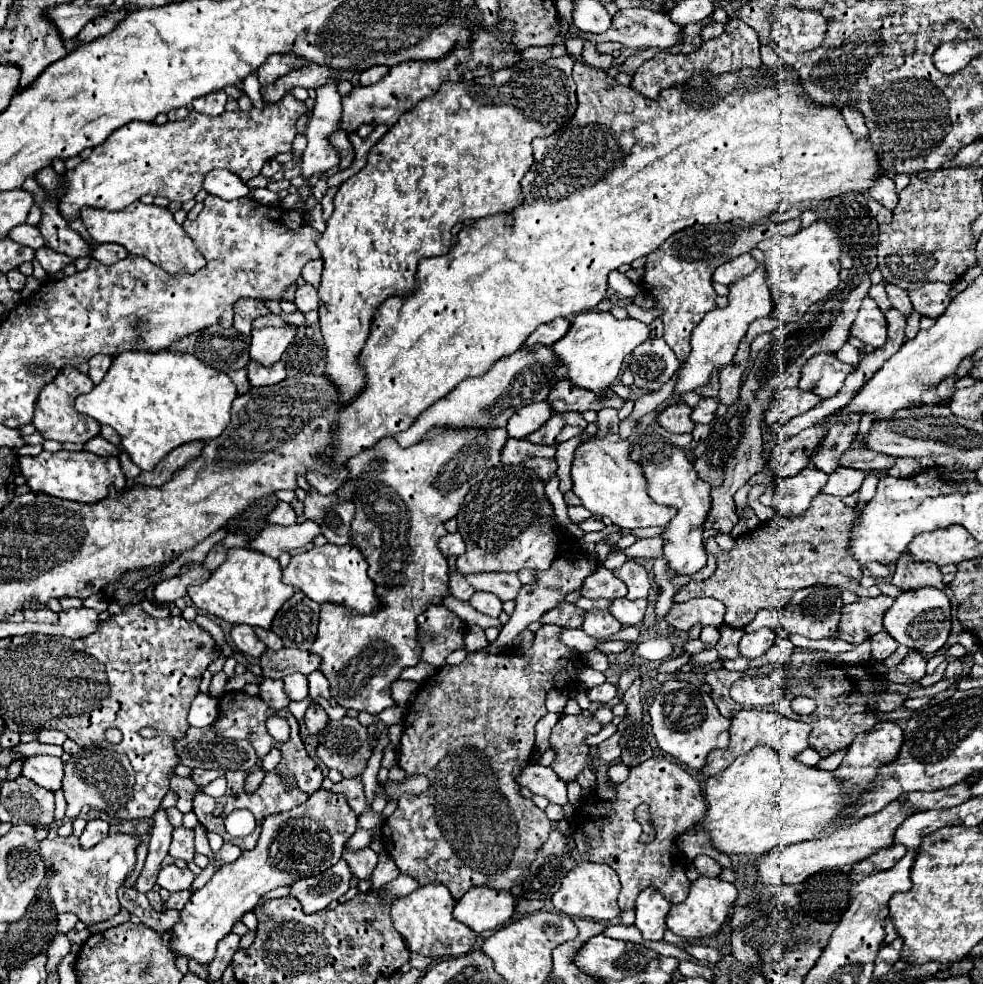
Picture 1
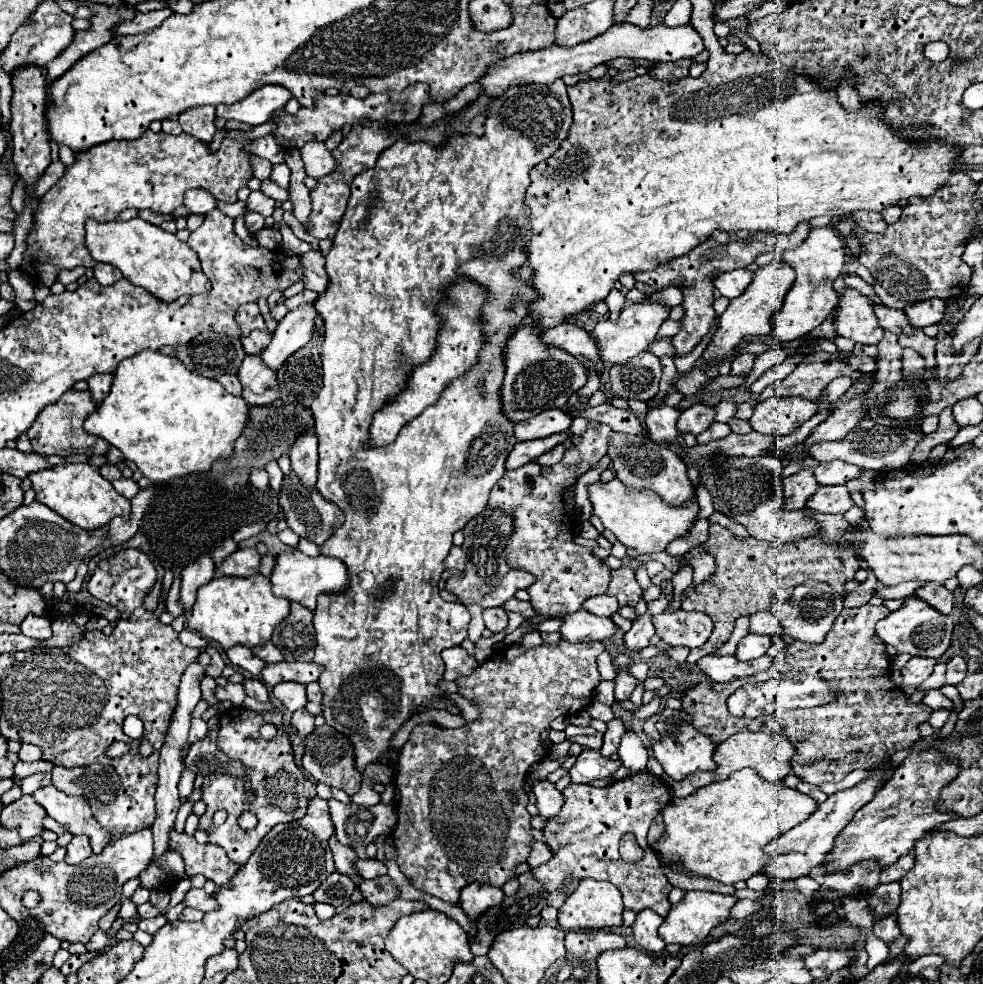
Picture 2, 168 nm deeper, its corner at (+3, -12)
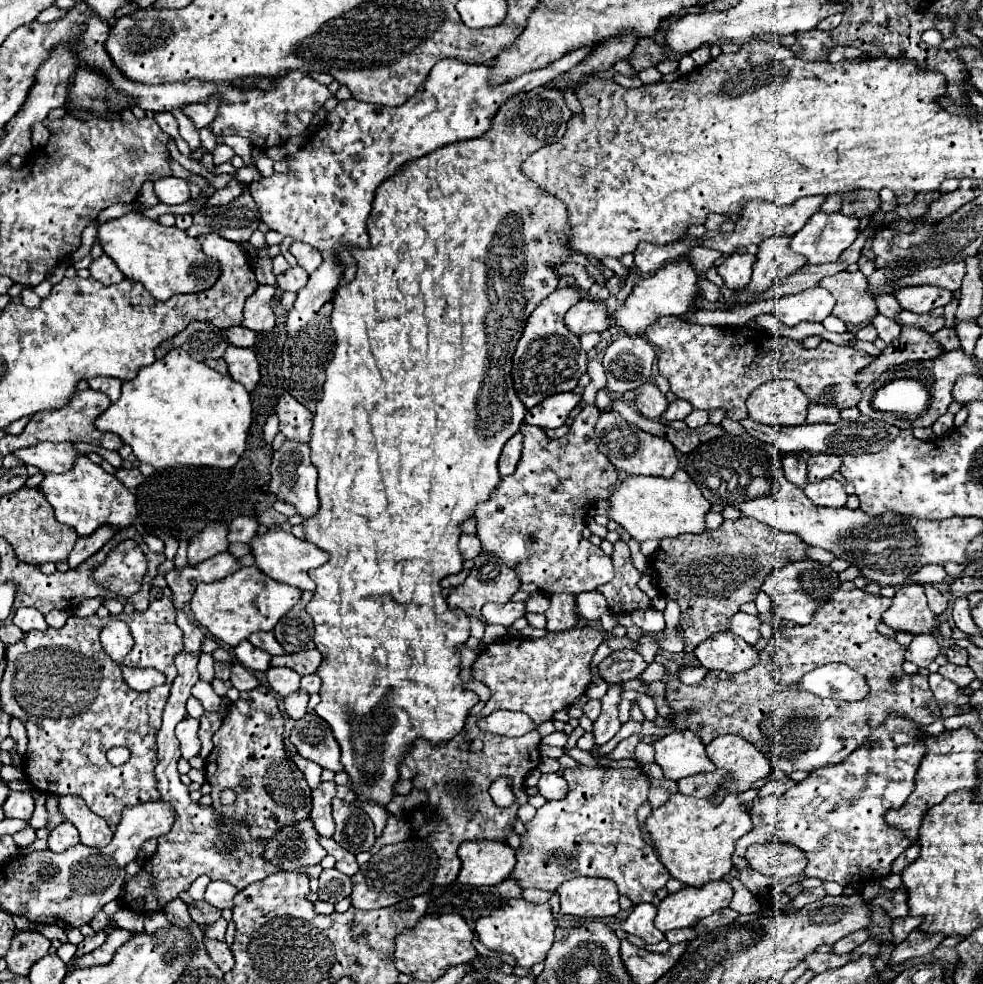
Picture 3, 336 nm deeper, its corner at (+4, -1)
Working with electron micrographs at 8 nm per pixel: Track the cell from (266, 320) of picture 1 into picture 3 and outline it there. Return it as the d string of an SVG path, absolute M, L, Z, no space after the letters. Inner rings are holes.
M231 327L225 331L225 335L229 337L231 345L237 345L237 347L253 347L259 337L259 333L245 327Z

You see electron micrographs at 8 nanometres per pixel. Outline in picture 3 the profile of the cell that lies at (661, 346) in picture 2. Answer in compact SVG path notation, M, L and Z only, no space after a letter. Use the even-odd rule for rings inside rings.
M661 317L645 333L647 333L647 339L661 349L659 363L657 363L659 373L669 381L671 391L677 395L677 399L687 399L695 409L711 411L711 409L723 407L729 411L727 417L731 417L735 421L741 421L747 417L747 409L745 409L747 397L751 395L753 389L757 389L761 383L765 383L769 379L793 379L813 401L823 397L823 393L829 385L835 385L835 397L833 397L835 405L839 409L855 407L861 399L861 393L855 387L855 373L873 361L873 357L867 355L865 351L839 347L839 345L833 345L831 341L821 341L815 349L803 349L799 341L775 337L773 333L763 331L763 329L727 327L723 331L719 331L717 327L693 325L679 317Z

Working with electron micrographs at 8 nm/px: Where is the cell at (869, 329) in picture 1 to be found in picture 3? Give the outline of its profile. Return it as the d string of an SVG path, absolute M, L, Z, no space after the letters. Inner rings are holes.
M861 271L857 273L835 273L831 277L821 279L819 283L835 297L833 315L845 321L847 325L865 325L871 323L879 311L875 299L867 291L867 279Z

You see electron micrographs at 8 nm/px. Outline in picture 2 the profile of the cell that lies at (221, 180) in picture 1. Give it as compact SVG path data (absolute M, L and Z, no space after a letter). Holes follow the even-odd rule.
M186 190L184 192L184 206L188 208L190 214L208 214L210 210L216 208L216 202L214 202L214 196L210 196L210 192Z

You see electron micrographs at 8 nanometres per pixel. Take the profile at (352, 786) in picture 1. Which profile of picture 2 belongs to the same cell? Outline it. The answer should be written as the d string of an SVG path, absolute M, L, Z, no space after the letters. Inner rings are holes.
M328 800L328 804L338 842L352 848L358 858L366 858L366 846L374 842L378 834L392 832L398 822L394 804L388 806L380 802L376 806L358 806L338 800Z

